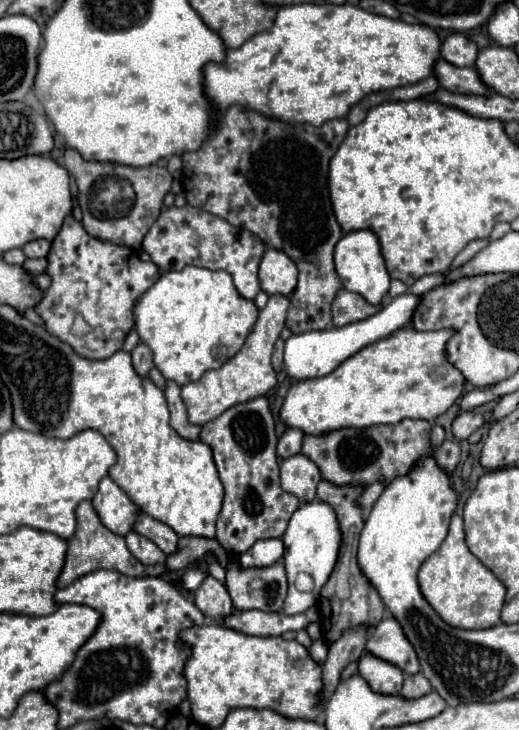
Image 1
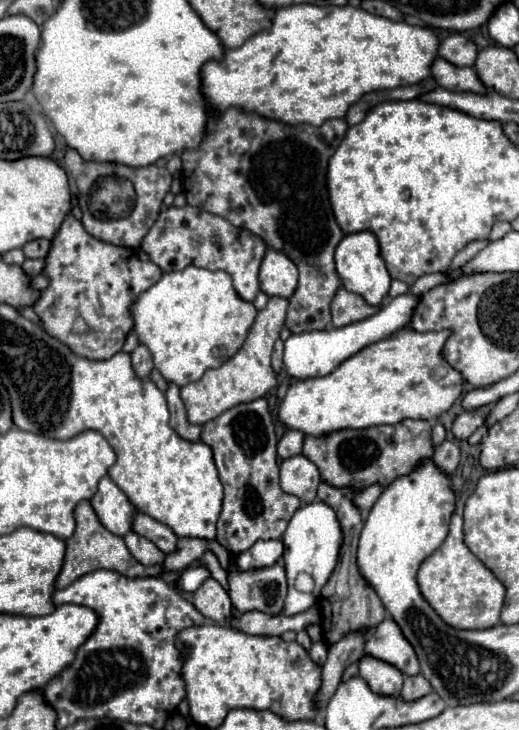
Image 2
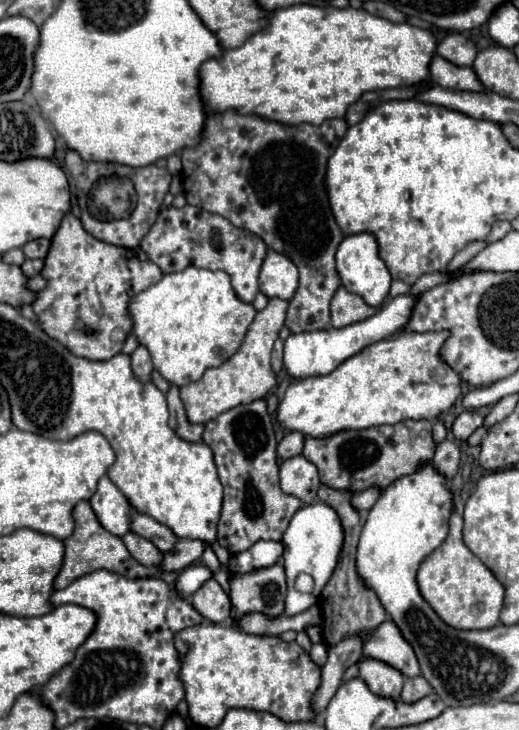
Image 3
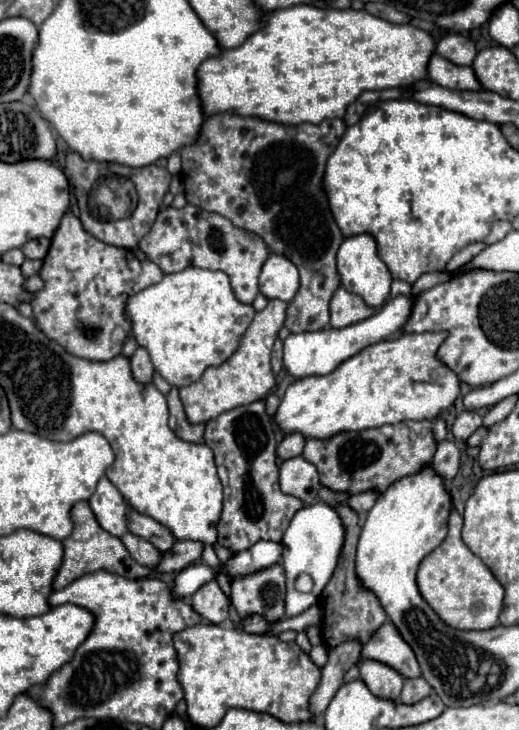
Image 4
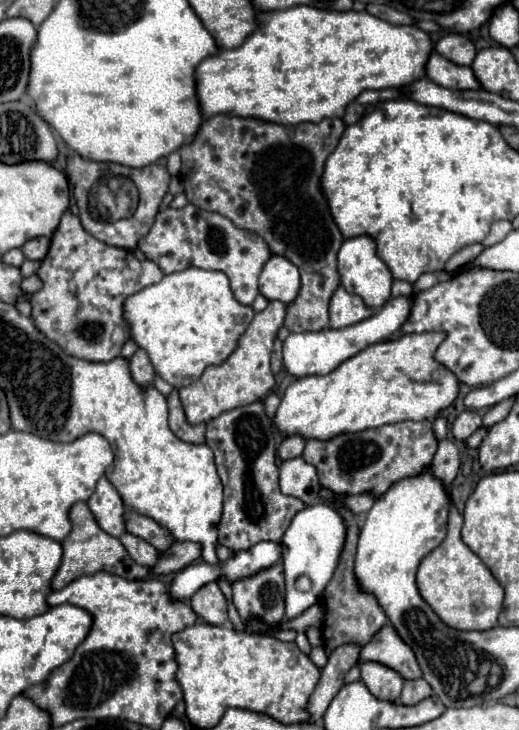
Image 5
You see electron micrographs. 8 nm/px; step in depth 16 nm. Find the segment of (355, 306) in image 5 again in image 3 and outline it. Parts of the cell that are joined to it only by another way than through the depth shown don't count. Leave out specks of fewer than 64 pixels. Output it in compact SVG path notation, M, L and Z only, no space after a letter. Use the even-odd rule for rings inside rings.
M338 288L332 302L330 302L330 316L332 316L330 324L334 328L344 328L348 324L370 318L374 312L376 312L376 308L368 306L358 294Z

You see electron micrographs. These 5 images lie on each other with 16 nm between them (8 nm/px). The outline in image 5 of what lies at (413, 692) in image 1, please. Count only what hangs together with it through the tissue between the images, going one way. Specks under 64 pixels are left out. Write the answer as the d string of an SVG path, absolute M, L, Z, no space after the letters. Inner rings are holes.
M420 678L420 680L406 680L402 696L400 696L400 702L404 706L414 706L420 700L428 698L430 694L432 694L432 688L430 688L430 684L424 678Z

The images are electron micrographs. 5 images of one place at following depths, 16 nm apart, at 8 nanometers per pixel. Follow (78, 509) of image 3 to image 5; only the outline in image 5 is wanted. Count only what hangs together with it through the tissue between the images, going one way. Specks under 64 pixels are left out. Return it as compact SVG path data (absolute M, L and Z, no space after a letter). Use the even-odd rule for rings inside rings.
M76 502L76 504L70 508L68 514L70 514L72 530L70 530L70 534L60 542L64 554L62 554L62 562L60 562L58 572L54 574L54 578L52 578L52 582L50 582L52 590L60 590L60 588L64 588L66 584L70 584L72 580L80 578L80 576L96 574L96 572L102 572L102 570L108 572L108 574L122 576L122 578L126 578L126 580L142 580L142 578L146 578L146 576L150 574L148 568L136 564L136 562L128 556L126 548L120 544L118 538L108 536L108 534L96 524L96 520L94 520L94 516L92 516L92 512L90 512L90 508L88 508L86 502Z

